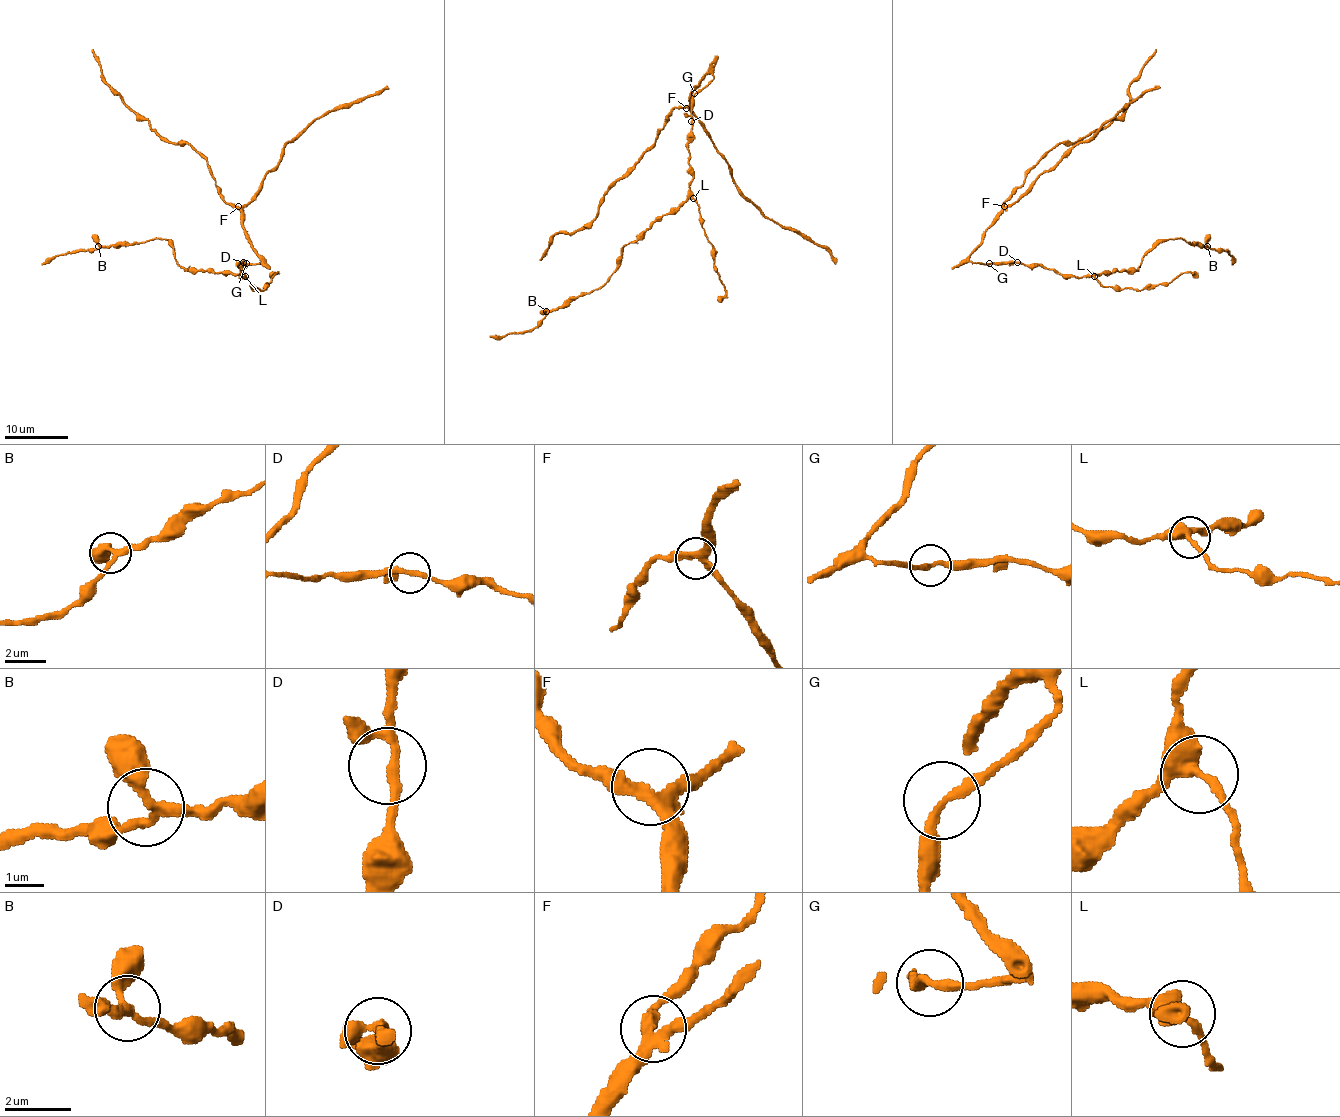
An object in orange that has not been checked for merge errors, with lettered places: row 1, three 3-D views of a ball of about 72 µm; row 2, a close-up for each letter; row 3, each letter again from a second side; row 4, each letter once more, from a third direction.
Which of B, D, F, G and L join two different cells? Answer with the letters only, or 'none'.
none

